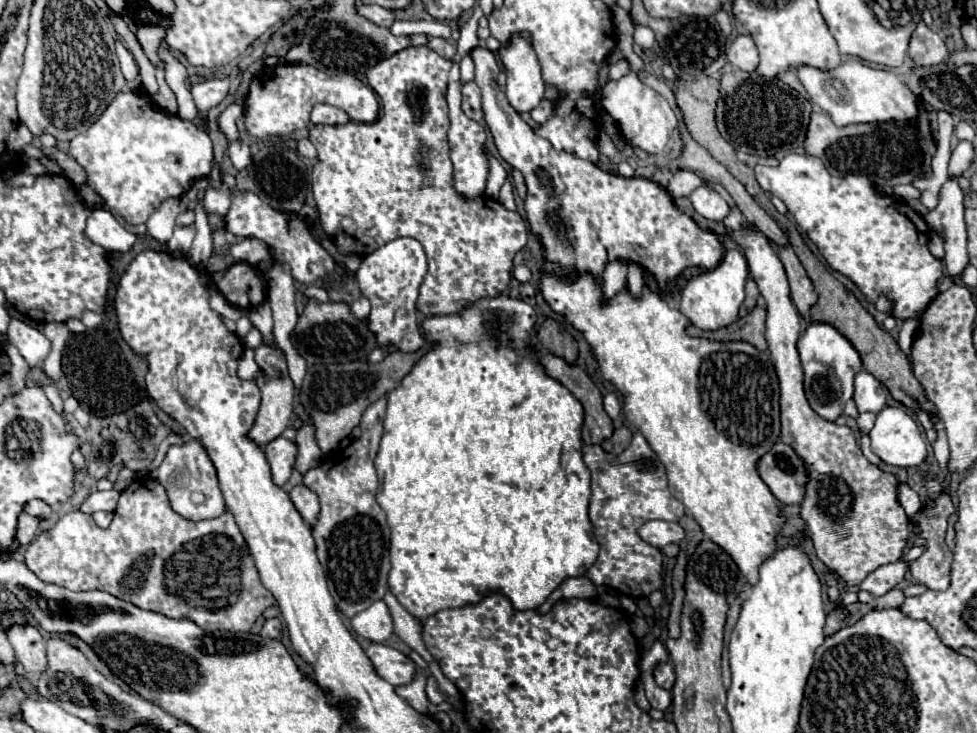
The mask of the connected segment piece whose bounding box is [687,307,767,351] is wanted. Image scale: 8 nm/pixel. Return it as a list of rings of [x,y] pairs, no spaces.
[[[755,307],[749,315],[745,315],[743,319],[735,321],[731,327],[725,327],[723,331],[699,331],[697,327],[687,325],[687,335],[691,337],[705,337],[711,341],[747,341],[753,347],[757,347],[759,351],[767,349],[767,341],[765,341],[765,309],[763,307]]]

